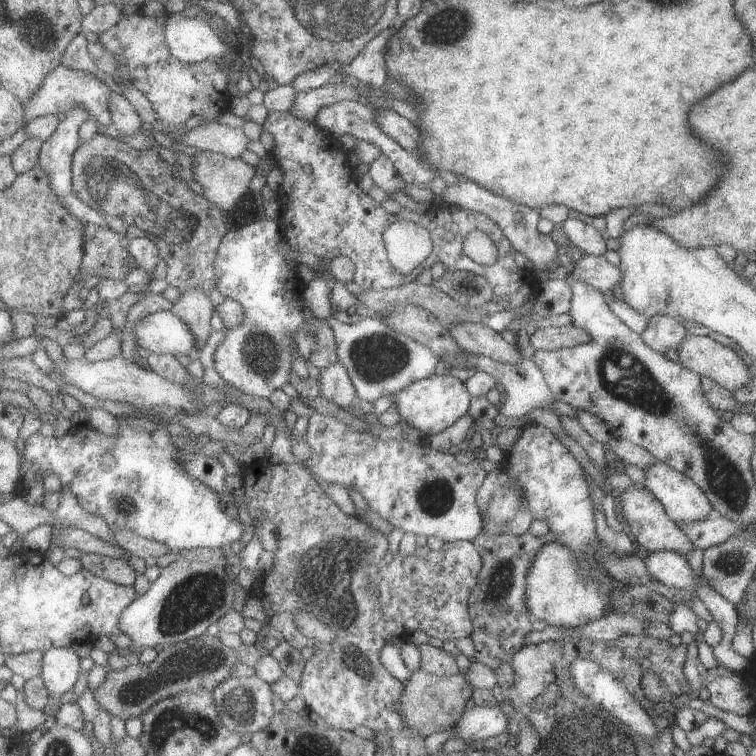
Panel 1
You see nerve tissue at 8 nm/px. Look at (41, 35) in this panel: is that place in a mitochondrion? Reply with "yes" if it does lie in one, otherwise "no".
yes

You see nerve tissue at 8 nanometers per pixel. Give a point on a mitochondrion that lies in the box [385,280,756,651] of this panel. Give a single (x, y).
(621, 372)

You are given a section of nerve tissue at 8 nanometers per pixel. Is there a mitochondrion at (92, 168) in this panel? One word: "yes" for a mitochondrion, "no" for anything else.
yes

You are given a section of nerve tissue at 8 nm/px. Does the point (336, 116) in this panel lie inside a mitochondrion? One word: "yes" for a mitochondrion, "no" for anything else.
no

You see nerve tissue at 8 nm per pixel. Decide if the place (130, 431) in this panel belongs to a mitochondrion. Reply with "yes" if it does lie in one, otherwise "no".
no

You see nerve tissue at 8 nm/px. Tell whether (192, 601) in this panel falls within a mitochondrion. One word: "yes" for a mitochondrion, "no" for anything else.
yes

